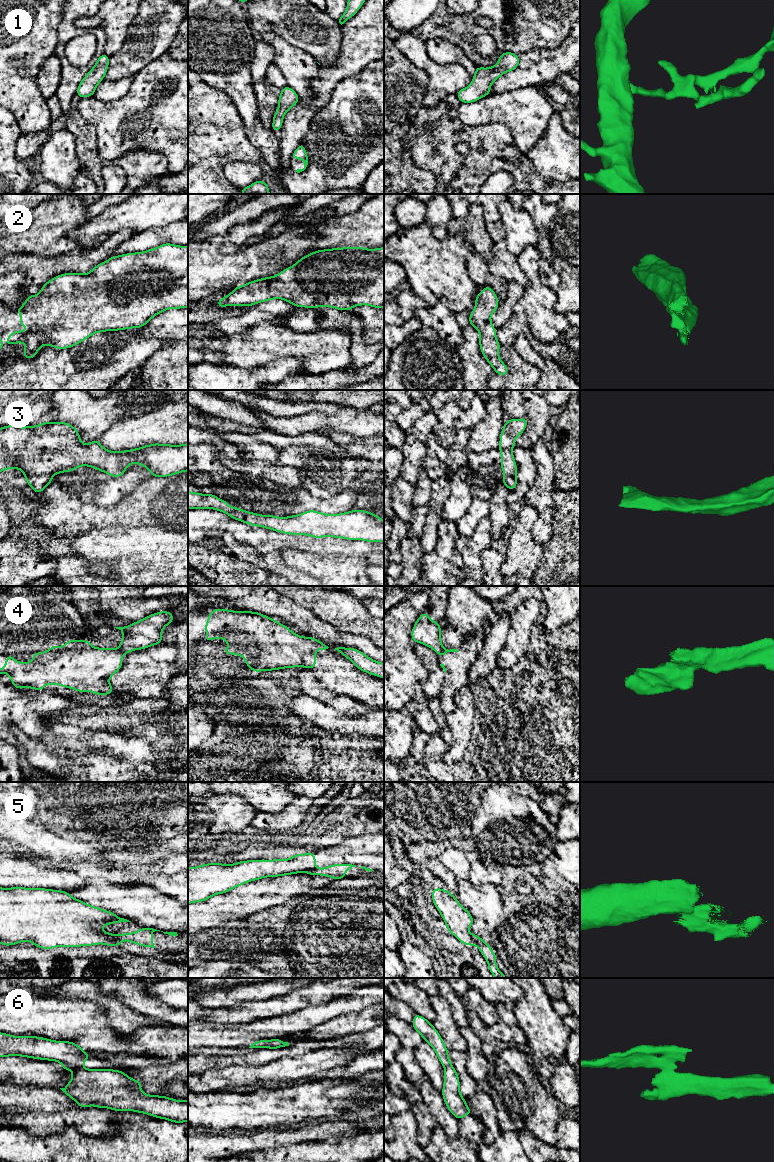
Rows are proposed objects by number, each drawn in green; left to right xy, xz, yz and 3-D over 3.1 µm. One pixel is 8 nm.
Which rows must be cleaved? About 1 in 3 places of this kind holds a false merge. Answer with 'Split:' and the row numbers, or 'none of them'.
Split: 4, 5, 6

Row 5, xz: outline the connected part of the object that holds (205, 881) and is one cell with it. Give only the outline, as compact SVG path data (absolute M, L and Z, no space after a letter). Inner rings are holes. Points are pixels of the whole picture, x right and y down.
M315 852L296 853L289 859L248 860L235 864L208 863L197 867L188 867L188 904L205 901L216 894L225 894L229 890L247 882L266 877L278 877L317 869Z

